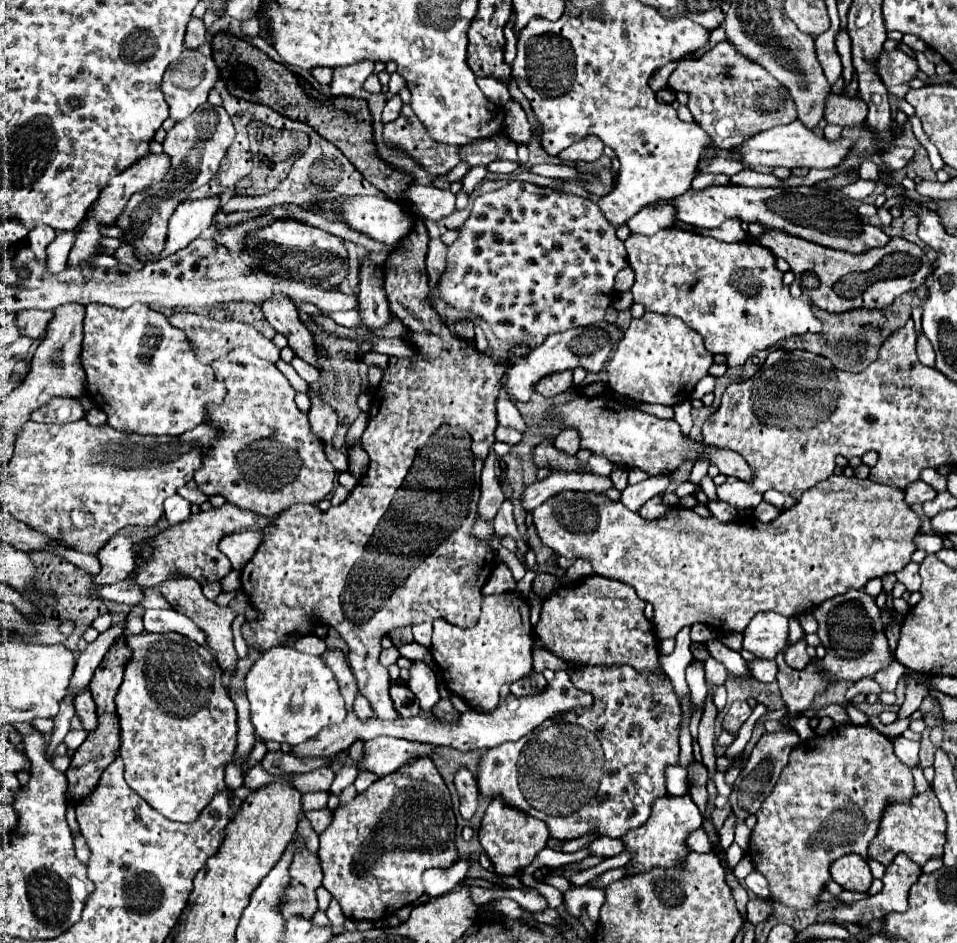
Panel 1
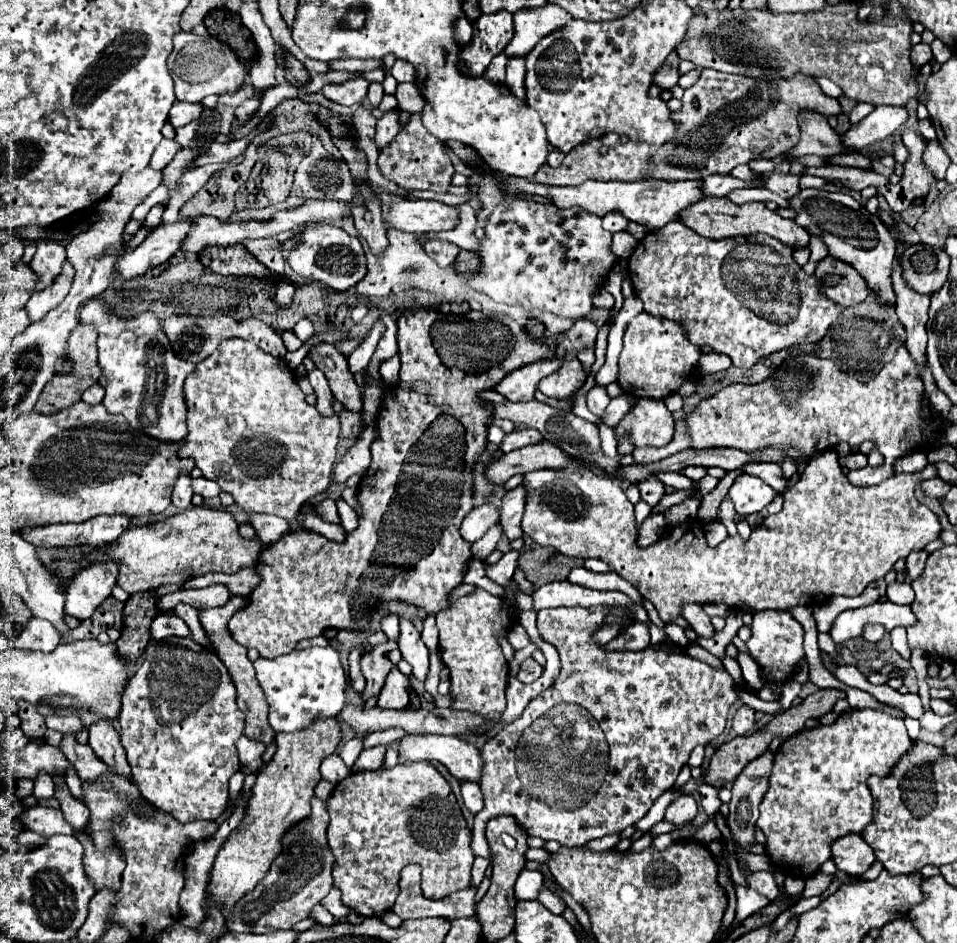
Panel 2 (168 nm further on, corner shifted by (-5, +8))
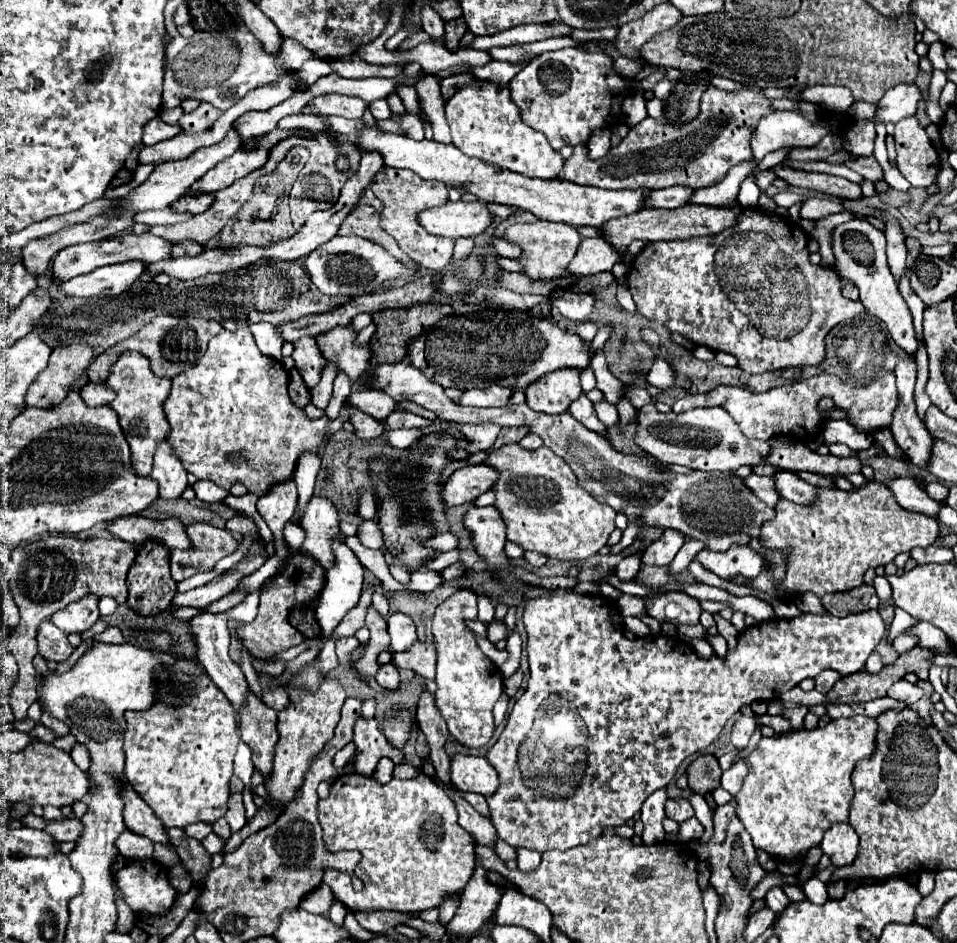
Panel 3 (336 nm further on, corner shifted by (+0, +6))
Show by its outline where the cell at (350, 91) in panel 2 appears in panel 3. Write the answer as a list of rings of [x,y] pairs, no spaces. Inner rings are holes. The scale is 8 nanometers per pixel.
[[[324,94],[316,96],[312,106],[304,106],[302,114],[314,114],[314,116],[344,116],[344,118],[362,118],[366,102],[356,96],[344,96],[344,94]]]

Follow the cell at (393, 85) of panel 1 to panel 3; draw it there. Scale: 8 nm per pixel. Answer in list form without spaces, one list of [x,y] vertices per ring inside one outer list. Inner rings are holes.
[[[378,99],[370,103],[369,109],[376,120],[386,120],[392,116],[386,99]]]

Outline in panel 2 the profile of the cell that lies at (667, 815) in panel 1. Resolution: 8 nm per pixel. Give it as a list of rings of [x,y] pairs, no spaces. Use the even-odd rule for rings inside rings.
[[[679,796],[677,800],[673,800],[667,806],[665,820],[673,822],[673,824],[685,824],[697,816],[697,810],[699,810],[699,806],[691,796]]]

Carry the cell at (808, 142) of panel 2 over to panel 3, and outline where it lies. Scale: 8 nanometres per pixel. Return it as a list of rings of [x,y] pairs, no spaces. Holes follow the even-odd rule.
[[[850,154],[850,156],[842,162],[842,166],[848,166],[850,170],[858,172],[862,178],[866,178],[866,180],[870,180],[870,182],[876,182],[876,180],[882,180],[882,178],[884,178],[884,176],[882,176],[882,168],[880,168],[880,164],[876,162],[874,156],[864,158],[864,156],[854,156],[854,154]]]

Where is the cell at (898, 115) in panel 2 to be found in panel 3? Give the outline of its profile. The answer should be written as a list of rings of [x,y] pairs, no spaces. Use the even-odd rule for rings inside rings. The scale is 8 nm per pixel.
[[[898,84],[890,88],[876,108],[878,122],[900,122],[902,118],[910,118],[916,114],[916,104],[920,100],[920,90],[916,84]]]

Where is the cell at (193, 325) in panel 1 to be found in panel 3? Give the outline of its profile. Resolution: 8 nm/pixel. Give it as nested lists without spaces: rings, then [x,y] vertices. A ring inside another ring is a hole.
[[[158,316],[154,318],[150,324],[146,324],[140,332],[136,332],[132,338],[122,340],[120,344],[108,348],[106,352],[98,354],[94,364],[88,370],[88,376],[92,382],[104,382],[108,376],[108,370],[112,366],[112,362],[116,360],[116,356],[124,350],[136,350],[144,356],[150,358],[152,370],[158,376],[168,376],[174,378],[176,374],[192,368],[198,358],[204,354],[204,348],[208,346],[210,338],[216,336],[222,330],[222,324],[216,320],[206,320],[206,318],[194,318],[194,316],[186,316],[186,318],[174,318],[174,316]]]

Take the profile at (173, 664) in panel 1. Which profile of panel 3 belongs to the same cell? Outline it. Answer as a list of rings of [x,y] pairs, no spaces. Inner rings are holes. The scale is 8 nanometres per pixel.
[[[178,658],[178,672],[168,666],[160,666],[154,672],[156,682],[156,700],[148,710],[126,712],[126,732],[124,732],[124,776],[140,798],[152,808],[156,818],[166,828],[172,826],[190,826],[194,822],[216,822],[226,814],[226,802],[230,798],[228,782],[232,778],[234,754],[240,742],[236,710],[230,700],[212,684],[212,678],[204,668],[190,660]]]

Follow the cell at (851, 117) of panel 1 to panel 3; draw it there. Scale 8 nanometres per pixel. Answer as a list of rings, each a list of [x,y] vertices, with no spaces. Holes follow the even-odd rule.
[[[708,86],[700,100],[700,112],[694,120],[682,126],[672,126],[648,116],[646,120],[636,124],[616,148],[610,148],[608,154],[598,160],[592,160],[588,156],[586,144],[578,144],[572,156],[564,160],[564,172],[560,172],[558,178],[570,180],[574,184],[612,190],[640,186],[658,190],[678,184],[690,186],[694,190],[706,188],[720,182],[732,166],[754,160],[750,142],[756,124],[760,122],[760,118],[772,112],[772,98],[758,90],[722,90],[716,86]]]

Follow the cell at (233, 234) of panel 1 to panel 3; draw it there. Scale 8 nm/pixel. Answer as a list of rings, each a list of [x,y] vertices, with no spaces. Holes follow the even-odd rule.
[[[144,232],[140,236],[136,234],[122,234],[122,236],[114,236],[114,238],[106,238],[100,242],[86,242],[80,246],[68,246],[64,250],[60,250],[56,254],[56,258],[52,260],[52,276],[54,276],[54,286],[72,280],[78,274],[86,274],[92,272],[100,266],[106,264],[118,264],[118,262],[126,262],[126,260],[142,260],[146,264],[156,262],[156,260],[168,260],[172,254],[174,244],[166,242],[160,236],[154,236],[152,232]]]

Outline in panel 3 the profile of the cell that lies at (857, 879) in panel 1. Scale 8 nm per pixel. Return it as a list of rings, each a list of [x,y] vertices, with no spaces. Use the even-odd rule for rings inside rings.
[[[832,824],[826,830],[820,848],[830,858],[834,868],[850,866],[856,860],[856,852],[860,848],[858,834],[850,824]]]

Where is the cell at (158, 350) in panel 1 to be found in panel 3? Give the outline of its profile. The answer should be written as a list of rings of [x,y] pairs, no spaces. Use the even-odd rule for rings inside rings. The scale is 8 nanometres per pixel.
[[[122,352],[112,364],[106,384],[114,388],[116,398],[110,402],[110,408],[116,410],[120,426],[132,450],[132,464],[136,474],[148,476],[152,470],[152,456],[156,454],[156,444],[168,438],[168,420],[164,416],[164,400],[168,398],[172,380],[160,378],[152,372],[150,360],[140,352]]]

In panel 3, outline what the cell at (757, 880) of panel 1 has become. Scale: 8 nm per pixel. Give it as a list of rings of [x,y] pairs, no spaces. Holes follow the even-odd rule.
[[[778,886],[770,888],[768,894],[766,894],[766,906],[768,906],[770,910],[774,910],[774,912],[782,912],[788,902],[790,902],[790,900],[788,900],[786,894],[782,892],[782,888],[778,888]]]

